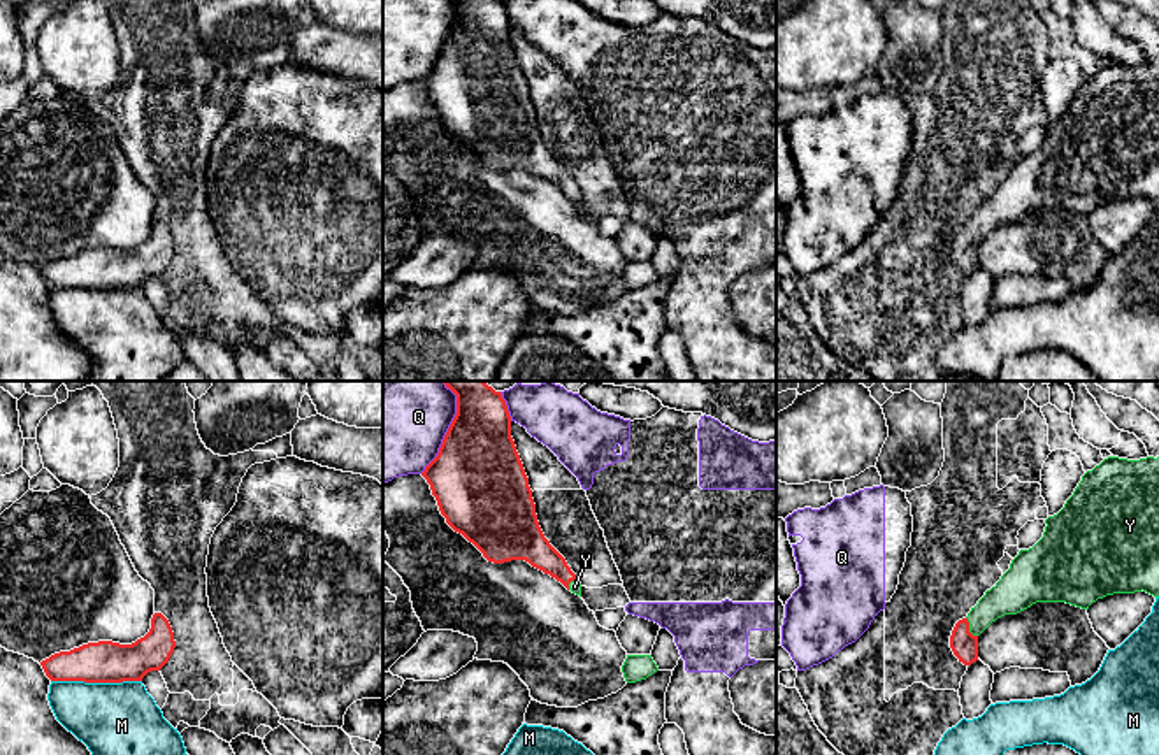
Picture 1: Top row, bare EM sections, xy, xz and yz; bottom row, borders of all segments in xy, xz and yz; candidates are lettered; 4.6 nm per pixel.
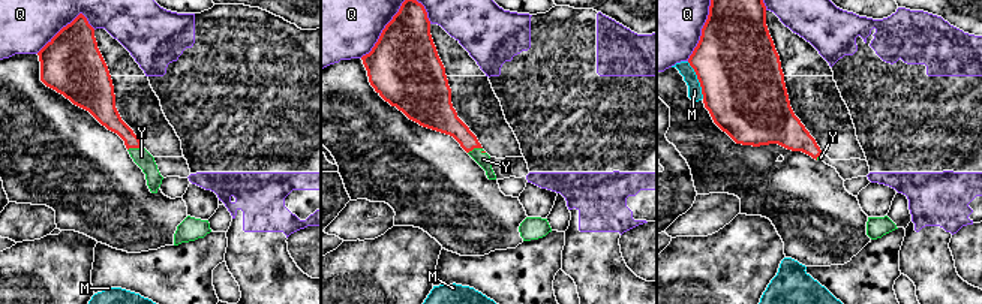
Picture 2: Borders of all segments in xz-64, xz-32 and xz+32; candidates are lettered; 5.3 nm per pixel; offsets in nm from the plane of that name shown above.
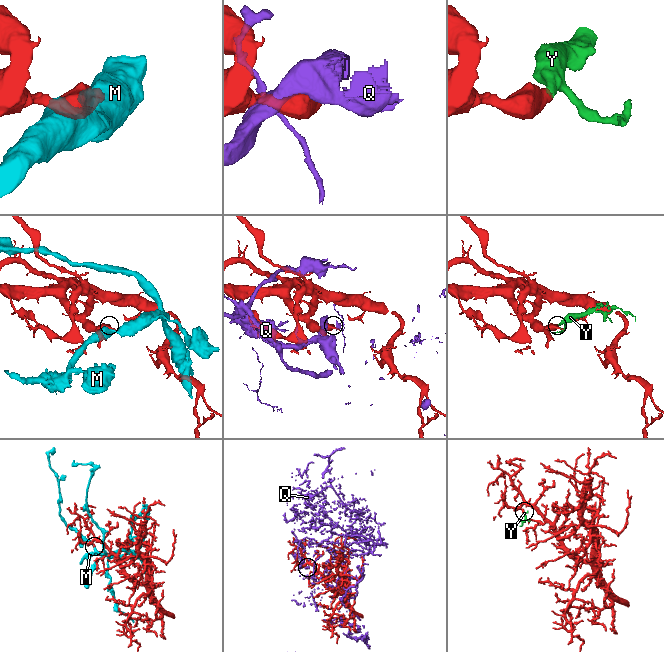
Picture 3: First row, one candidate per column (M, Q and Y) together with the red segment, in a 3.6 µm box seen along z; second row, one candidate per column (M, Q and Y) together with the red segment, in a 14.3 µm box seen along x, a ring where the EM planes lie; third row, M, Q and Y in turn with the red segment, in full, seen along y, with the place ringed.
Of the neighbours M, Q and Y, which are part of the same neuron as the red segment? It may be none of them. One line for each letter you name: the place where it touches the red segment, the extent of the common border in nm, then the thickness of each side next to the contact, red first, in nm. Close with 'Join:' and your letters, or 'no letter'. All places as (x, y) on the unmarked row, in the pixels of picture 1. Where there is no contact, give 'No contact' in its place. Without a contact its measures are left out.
Y: Touches red at yz (968, 234). Shared border 110 nm. Thickness 120 nm (red) against 170 nm
Join: Y

